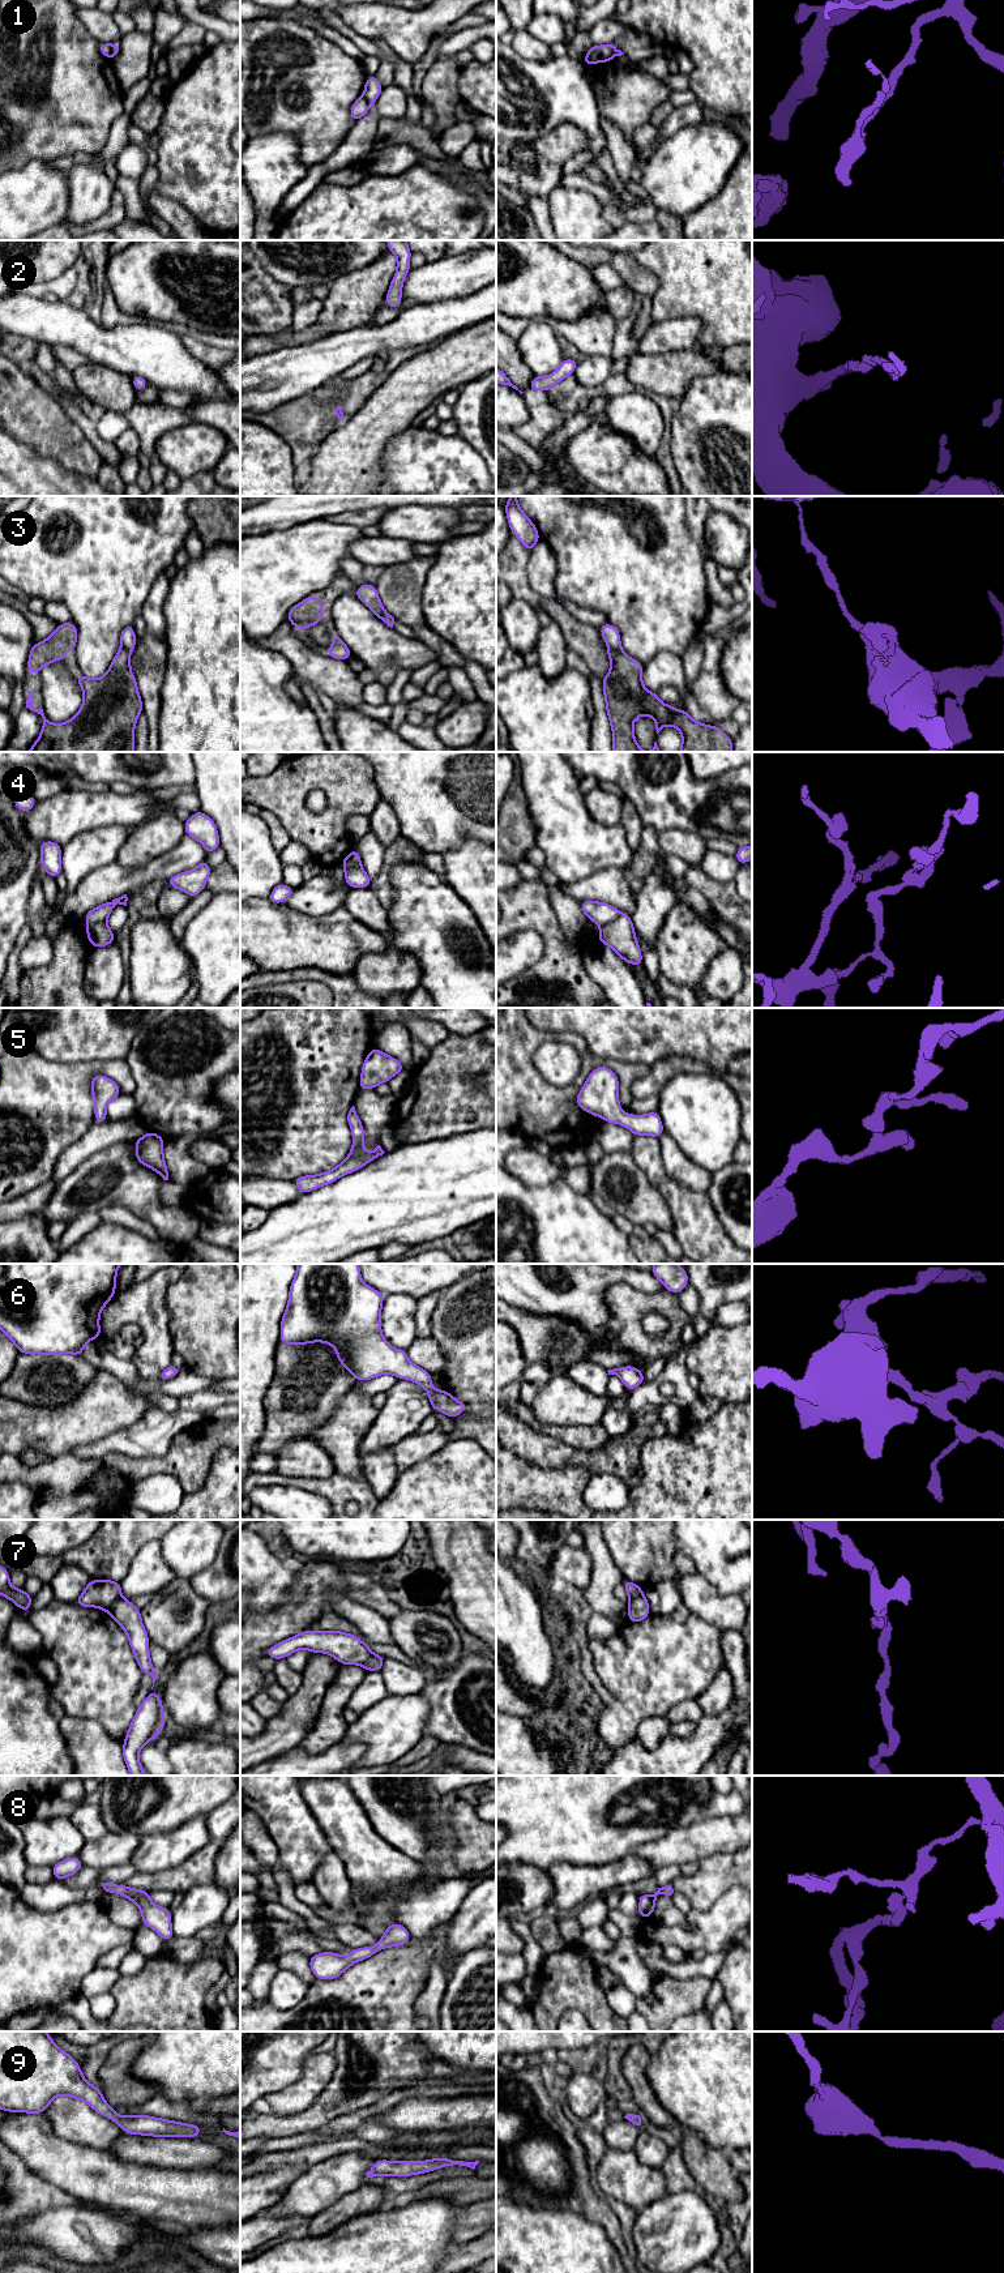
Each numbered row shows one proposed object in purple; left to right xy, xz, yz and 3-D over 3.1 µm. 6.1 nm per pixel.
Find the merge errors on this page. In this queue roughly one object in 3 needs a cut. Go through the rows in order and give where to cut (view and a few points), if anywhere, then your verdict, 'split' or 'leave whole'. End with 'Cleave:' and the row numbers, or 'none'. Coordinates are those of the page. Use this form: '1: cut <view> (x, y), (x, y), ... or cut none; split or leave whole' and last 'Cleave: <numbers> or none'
1: cut xy (110, 45), (112, 56); split
2: cut none; leave whole
3: cut yz (609, 645), (622, 653); split
4: cut yz (620, 913), (601, 927); split
5: cut none; leave whole
6: cut none; leave whole
7: cut xy (119, 1596), (106, 1611); split
8: cut none; leave whole
9: cut none; leave whole
Cleave: 1, 3, 4, 7

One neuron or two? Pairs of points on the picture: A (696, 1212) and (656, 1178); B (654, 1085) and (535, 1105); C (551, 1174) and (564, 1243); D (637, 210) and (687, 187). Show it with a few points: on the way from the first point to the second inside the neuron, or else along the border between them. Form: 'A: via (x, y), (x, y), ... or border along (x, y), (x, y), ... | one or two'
A: via (686, 1205), (666, 1186) | one
B: border along (650, 1067), (633, 1082), (632, 1098) | two
C: border along (562, 1178), (534, 1186), (526, 1186), (521, 1180) | two
D: border along (648, 203), (654, 209) | two

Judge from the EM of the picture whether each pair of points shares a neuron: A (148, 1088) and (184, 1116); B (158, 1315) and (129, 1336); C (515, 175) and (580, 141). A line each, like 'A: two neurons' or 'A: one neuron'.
A: one neuron
B: two neurons
C: one neuron

